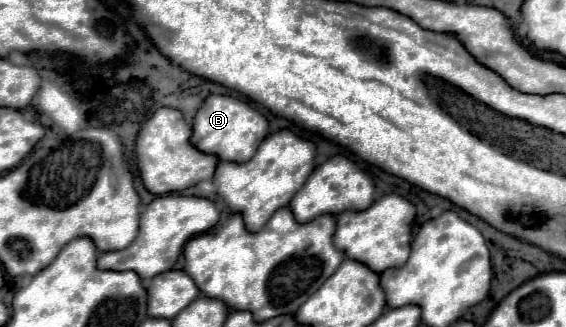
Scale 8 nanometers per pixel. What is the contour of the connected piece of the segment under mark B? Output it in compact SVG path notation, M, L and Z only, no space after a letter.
M211 94L205 98L201 108L197 110L195 122L193 122L193 136L191 142L207 154L219 156L219 160L229 162L247 162L255 156L259 144L265 140L269 132L267 118L251 108L245 100L225 96L225 94Z

